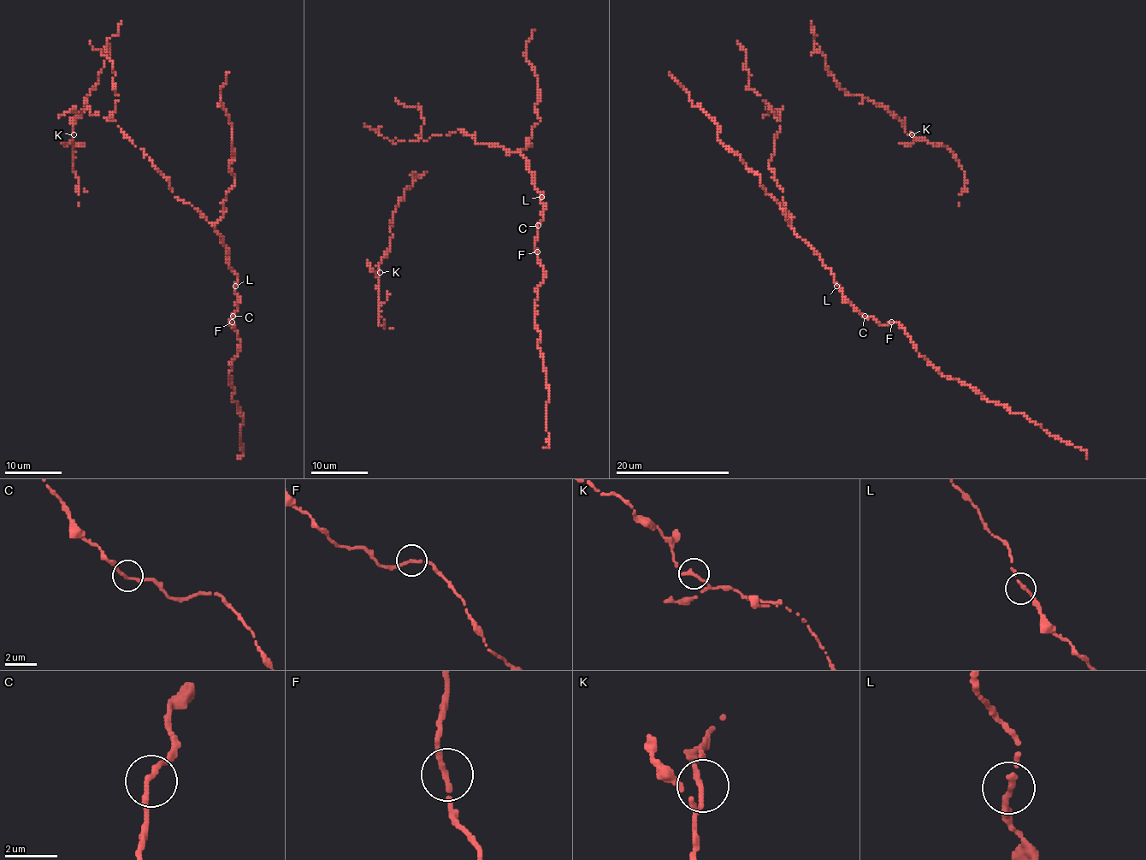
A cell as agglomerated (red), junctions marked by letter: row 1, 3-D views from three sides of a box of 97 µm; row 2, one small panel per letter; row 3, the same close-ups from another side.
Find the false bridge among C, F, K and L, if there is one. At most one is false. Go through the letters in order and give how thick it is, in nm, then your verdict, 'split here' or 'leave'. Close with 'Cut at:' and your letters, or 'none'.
C: 200 nm thick; leave
F: 200 nm thick; leave
K: 200 nm thick; leave
L: 200 nm thick; leave
Cut at: none

